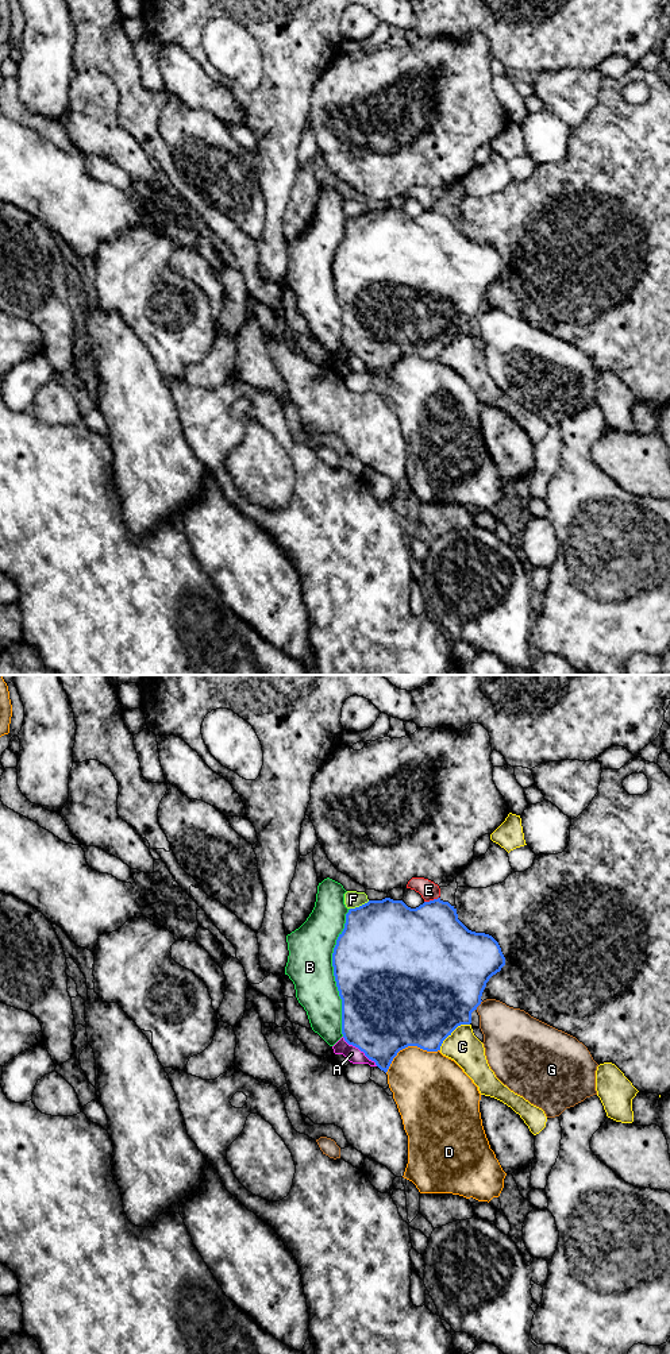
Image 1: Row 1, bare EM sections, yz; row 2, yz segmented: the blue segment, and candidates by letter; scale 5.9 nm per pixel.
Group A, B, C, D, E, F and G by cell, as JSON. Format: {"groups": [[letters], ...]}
{"groups": [["A", "D", "F"], ["B"], ["C"], ["E"], ["G"]]}

